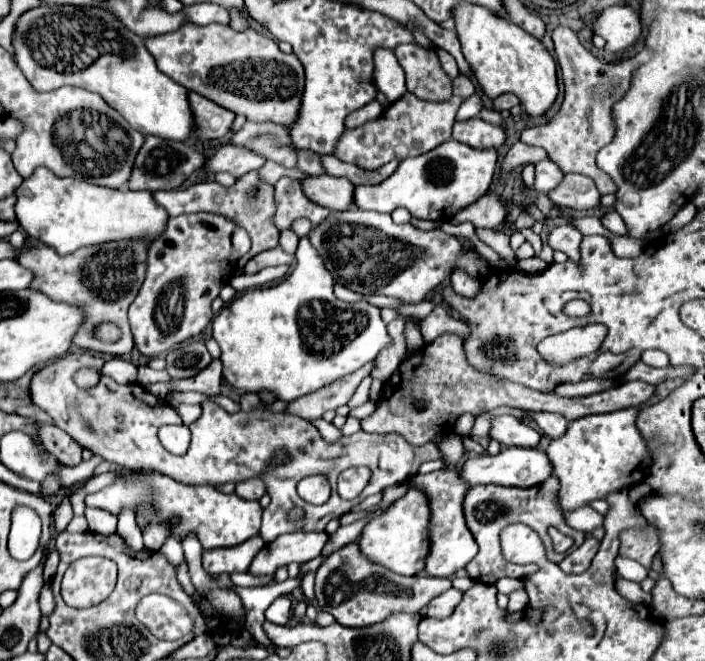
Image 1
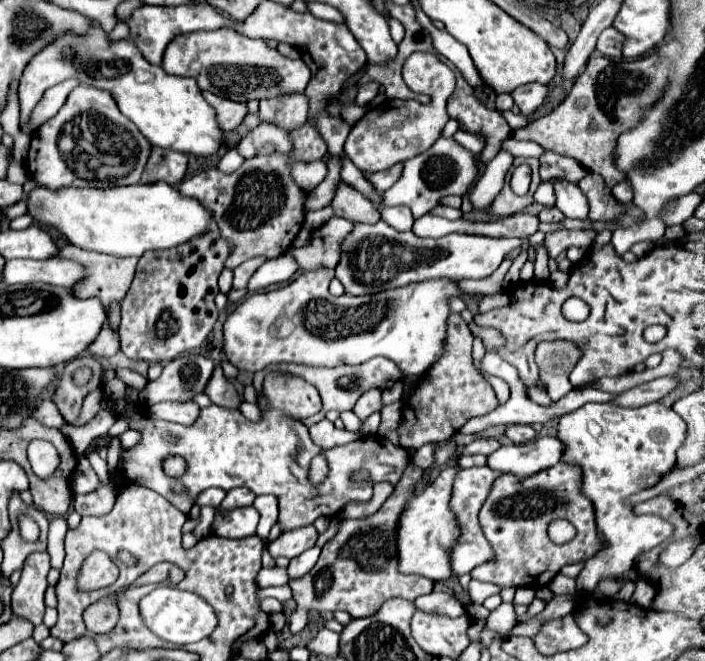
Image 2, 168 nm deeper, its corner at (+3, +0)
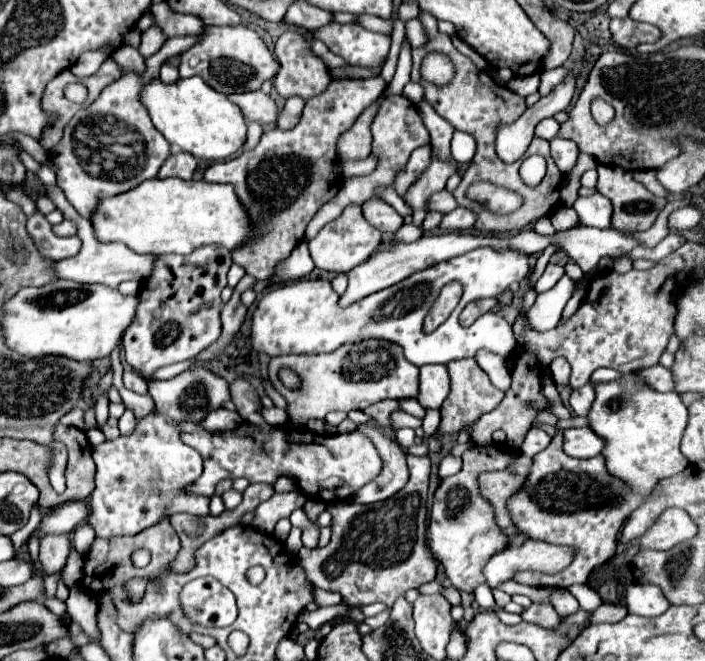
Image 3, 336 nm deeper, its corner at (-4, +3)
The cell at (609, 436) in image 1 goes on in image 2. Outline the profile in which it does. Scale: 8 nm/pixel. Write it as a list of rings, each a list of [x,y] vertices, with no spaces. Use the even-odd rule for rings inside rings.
[[[659,401],[643,407],[587,403],[561,417],[559,439],[565,443],[563,461],[583,467],[583,493],[593,501],[597,529],[609,547],[587,559],[577,577],[577,595],[593,593],[603,577],[627,577],[637,555],[671,539],[675,527],[659,515],[635,515],[629,497],[655,487],[675,467],[675,451],[685,441],[687,425]]]

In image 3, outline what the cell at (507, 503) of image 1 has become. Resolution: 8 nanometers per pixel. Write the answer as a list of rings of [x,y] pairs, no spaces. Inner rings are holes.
[[[554,436],[550,446],[534,456],[524,486],[508,498],[506,510],[510,512],[516,530],[528,540],[570,546],[574,548],[574,558],[570,566],[558,574],[524,570],[518,572],[514,580],[538,588],[566,588],[576,582],[584,584],[596,566],[604,564],[616,554],[616,534],[630,512],[642,504],[642,500],[644,498],[638,498],[626,490],[622,482],[606,474],[602,456],[588,460],[570,458],[562,452],[562,436]]]

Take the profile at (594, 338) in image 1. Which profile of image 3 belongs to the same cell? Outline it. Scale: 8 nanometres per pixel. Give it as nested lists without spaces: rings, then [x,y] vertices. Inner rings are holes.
[[[554,358],[548,366],[550,376],[554,378],[556,386],[566,386],[570,380],[570,364],[566,364],[566,358]]]

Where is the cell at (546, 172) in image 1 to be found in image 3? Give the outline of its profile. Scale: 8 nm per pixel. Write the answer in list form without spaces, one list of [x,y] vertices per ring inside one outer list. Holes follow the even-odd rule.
[[[592,194],[586,198],[578,198],[574,202],[574,210],[578,212],[580,224],[584,226],[596,226],[596,228],[610,228],[610,214],[612,206],[610,200],[602,194]]]

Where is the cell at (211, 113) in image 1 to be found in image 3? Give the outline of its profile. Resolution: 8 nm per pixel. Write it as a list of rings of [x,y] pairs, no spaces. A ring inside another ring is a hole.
[[[246,92],[246,94],[230,94],[230,102],[234,102],[240,110],[246,122],[258,122],[258,124],[274,124],[278,118],[276,104],[270,96],[264,92]]]

